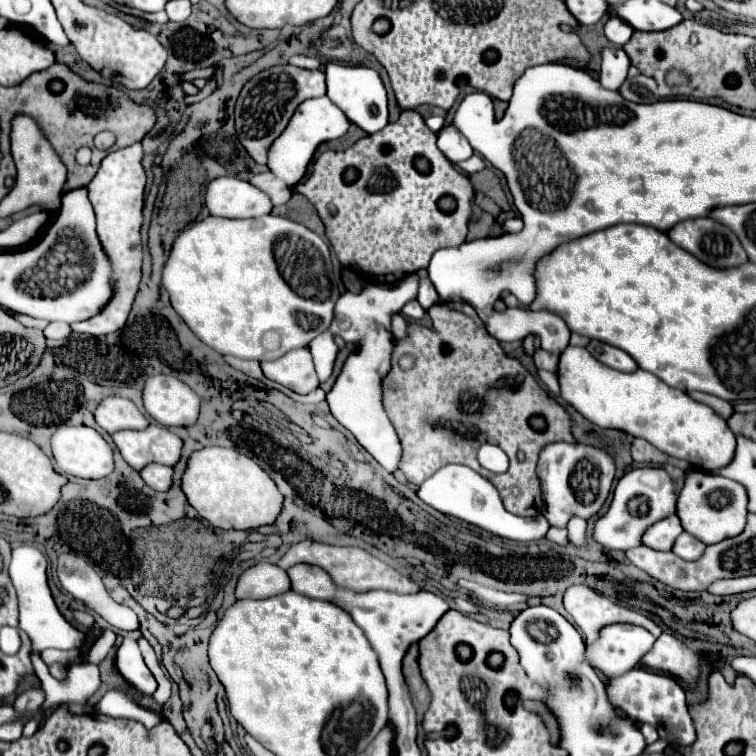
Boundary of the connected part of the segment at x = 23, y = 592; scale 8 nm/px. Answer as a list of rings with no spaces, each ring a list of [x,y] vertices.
[[[19,545],[13,549],[9,577],[11,577],[11,583],[19,597],[19,627],[29,635],[33,652],[41,653],[48,648],[73,649],[73,647],[81,647],[83,649],[83,645],[87,643],[87,635],[77,631],[75,627],[71,627],[63,619],[59,609],[55,607],[55,601],[53,601],[49,585],[47,585],[45,569],[47,569],[47,559],[37,547]]]

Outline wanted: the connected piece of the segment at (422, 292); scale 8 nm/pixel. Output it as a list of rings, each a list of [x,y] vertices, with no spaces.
[[[419,271],[417,273],[421,279],[419,279],[419,293],[417,293],[417,301],[421,303],[423,309],[429,309],[431,305],[437,303],[439,295],[435,293],[433,289],[433,283],[429,283],[429,277],[427,277],[427,271]]]

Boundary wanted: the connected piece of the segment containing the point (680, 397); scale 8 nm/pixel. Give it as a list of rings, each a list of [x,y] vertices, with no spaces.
[[[569,345],[561,353],[557,377],[559,377],[559,387],[561,387],[561,399],[567,401],[571,407],[575,407],[591,423],[605,427],[605,429],[619,429],[633,437],[647,439],[659,451],[663,451],[671,457],[677,457],[677,459],[685,459],[685,461],[693,463],[695,469],[699,469],[699,471],[709,473],[711,469],[719,469],[719,467],[727,465],[735,453],[735,437],[733,437],[731,429],[727,427],[727,421],[721,415],[717,415],[709,405],[691,399],[687,393],[683,393],[679,389],[671,389],[669,385],[665,385],[659,377],[651,375],[649,371],[637,369],[633,373],[623,373],[623,371],[611,369],[611,367],[599,363],[585,347]]]

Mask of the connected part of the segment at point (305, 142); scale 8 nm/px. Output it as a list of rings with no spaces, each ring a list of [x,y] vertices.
[[[317,97],[317,99],[303,101],[295,109],[295,113],[293,113],[289,125],[285,127],[285,131],[271,143],[271,147],[267,151],[267,167],[269,167],[269,171],[275,177],[279,177],[281,181],[287,181],[289,187],[297,185],[303,179],[315,149],[323,141],[343,137],[347,133],[347,127],[349,127],[349,119],[345,117],[345,113],[337,105],[333,105],[329,101],[329,97]]]

